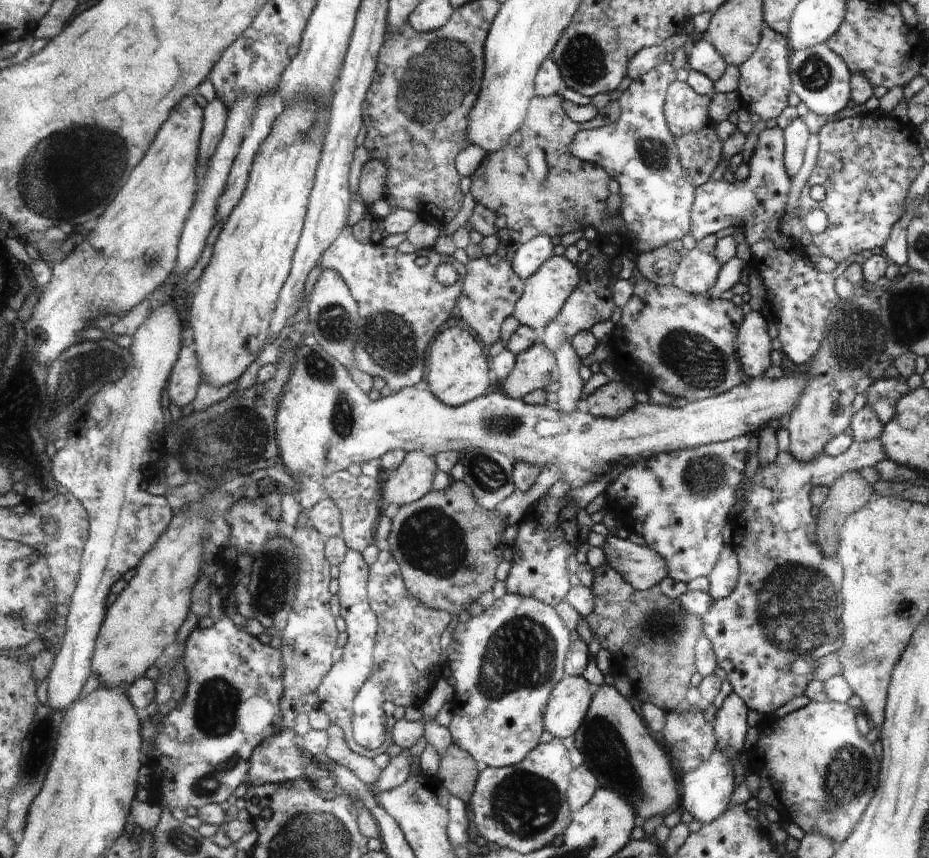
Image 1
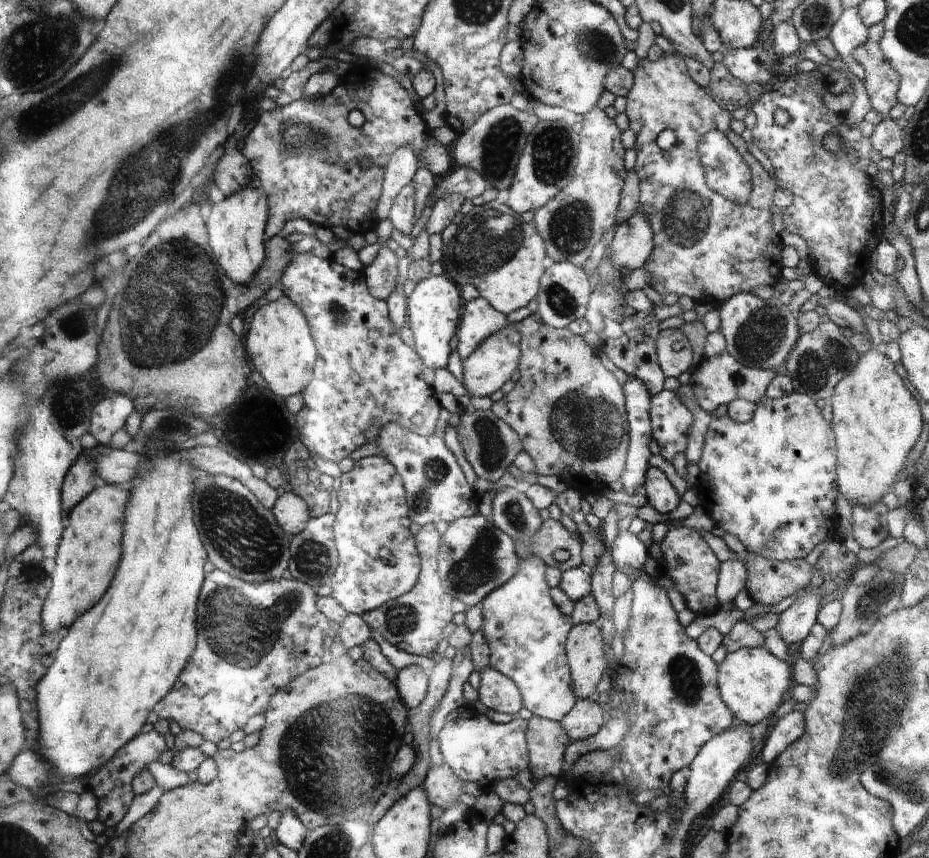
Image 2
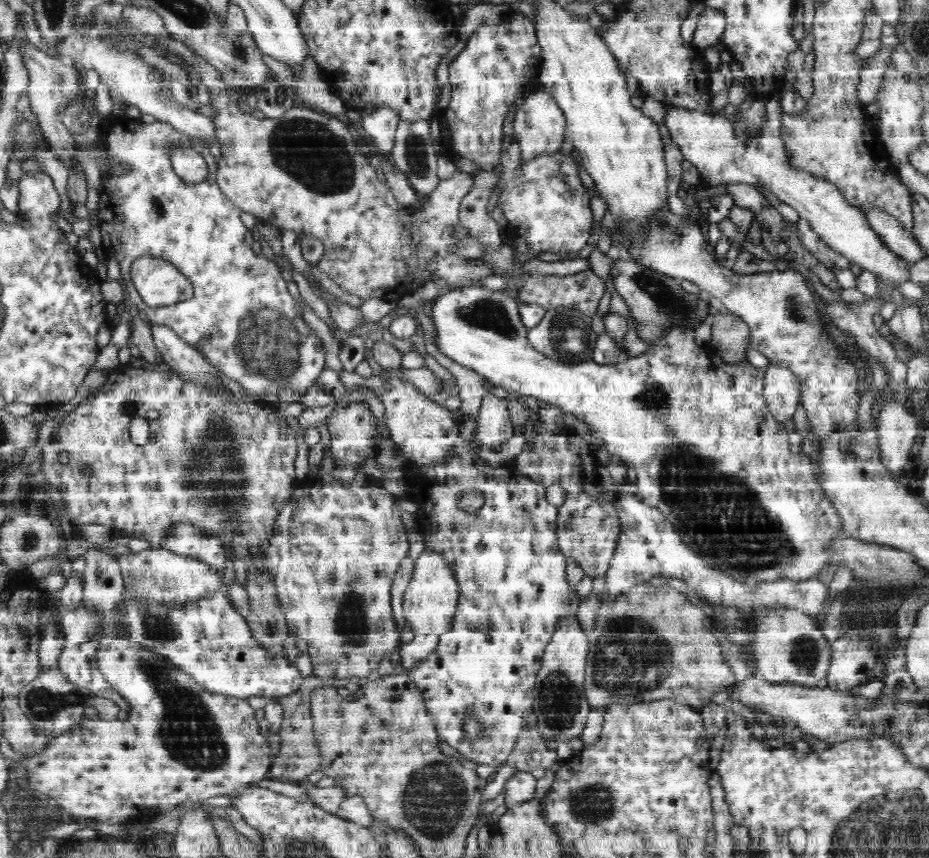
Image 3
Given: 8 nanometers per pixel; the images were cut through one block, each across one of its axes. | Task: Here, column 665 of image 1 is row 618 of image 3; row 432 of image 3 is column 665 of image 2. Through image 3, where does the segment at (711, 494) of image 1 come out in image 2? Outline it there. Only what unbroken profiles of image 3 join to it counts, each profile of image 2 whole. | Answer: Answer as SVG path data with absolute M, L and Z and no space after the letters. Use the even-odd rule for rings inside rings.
M661 390L651 396L651 430L653 440L659 446L661 458L673 460L677 452L689 448L689 430L693 428L693 412L685 408L685 400L677 392Z

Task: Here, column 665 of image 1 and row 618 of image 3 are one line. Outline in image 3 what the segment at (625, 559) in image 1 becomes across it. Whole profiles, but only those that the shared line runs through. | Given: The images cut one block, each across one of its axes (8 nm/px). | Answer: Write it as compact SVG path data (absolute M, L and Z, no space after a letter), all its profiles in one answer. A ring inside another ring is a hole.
M570 616L568 620L560 622L558 630L554 632L550 644L544 650L542 656L542 668L538 672L538 682L536 682L536 694L534 694L534 716L538 722L538 734L550 742L568 742L570 738L578 738L584 730L586 716L592 710L592 706L586 700L586 668L588 668L588 650L590 650L590 640L580 632L580 622L576 616Z

